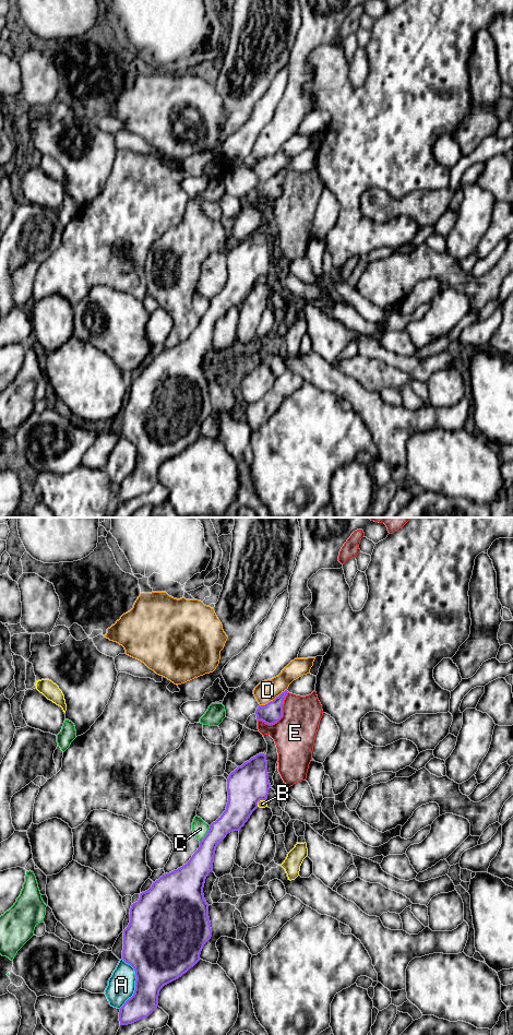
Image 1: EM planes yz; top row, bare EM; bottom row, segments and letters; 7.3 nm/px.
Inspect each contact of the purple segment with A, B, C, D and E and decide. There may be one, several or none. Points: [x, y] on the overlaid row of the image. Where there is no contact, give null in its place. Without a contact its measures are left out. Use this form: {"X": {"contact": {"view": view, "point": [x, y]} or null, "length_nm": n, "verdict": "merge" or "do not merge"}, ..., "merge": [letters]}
{"A": {"contact": {"view": "yz", "point": [135, 983]}, "length_nm": 360, "verdict": "do not merge"}, "B": {"contact": {"view": "yz", "point": [260, 799]}, "length_nm": 90, "verdict": "do not merge"}, "C": {"contact": {"view": "yz", "point": [206, 834]}, "length_nm": 150, "verdict": "do not merge"}, "D": {"contact": {"view": "yz", "point": [274, 699]}, "length_nm": 240, "verdict": "do not merge"}, "E": {"contact": {"view": "yz", "point": [282, 716]}, "length_nm": 320, "verdict": "do not merge"}, "merge": []}

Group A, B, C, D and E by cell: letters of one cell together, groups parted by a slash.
A / B / C / D / E

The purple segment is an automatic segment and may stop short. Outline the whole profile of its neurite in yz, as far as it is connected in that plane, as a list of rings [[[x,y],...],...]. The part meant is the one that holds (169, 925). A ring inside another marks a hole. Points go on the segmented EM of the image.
[[[264,753],[256,754],[231,772],[227,778],[228,802],[226,810],[210,825],[210,830],[206,836],[200,842],[198,850],[186,865],[177,870],[163,875],[158,880],[153,882],[147,891],[140,894],[139,901],[131,905],[130,923],[123,930],[122,960],[134,968],[136,980],[133,996],[120,1008],[120,1025],[132,1024],[141,1019],[147,1018],[158,1007],[160,989],[165,985],[181,977],[201,960],[201,951],[212,937],[208,917],[210,905],[204,899],[203,888],[206,877],[213,871],[216,847],[228,833],[240,831],[252,812],[258,808],[258,802],[267,799],[271,787],[266,754]]]

